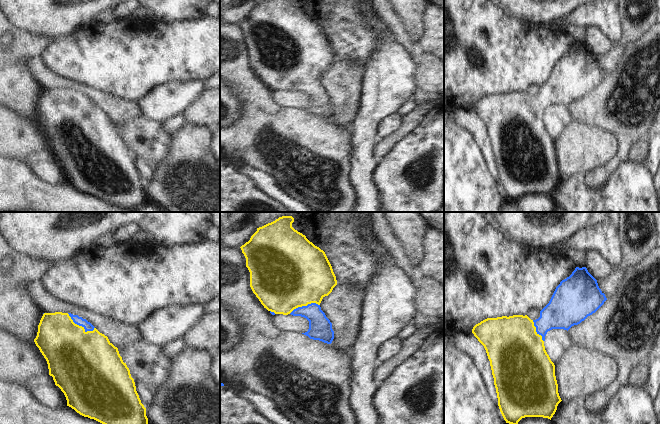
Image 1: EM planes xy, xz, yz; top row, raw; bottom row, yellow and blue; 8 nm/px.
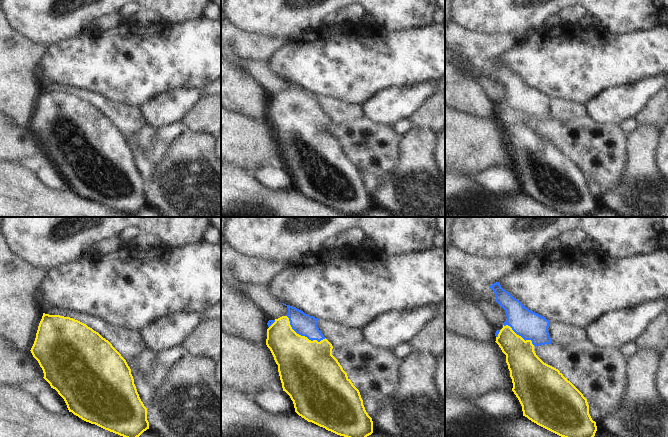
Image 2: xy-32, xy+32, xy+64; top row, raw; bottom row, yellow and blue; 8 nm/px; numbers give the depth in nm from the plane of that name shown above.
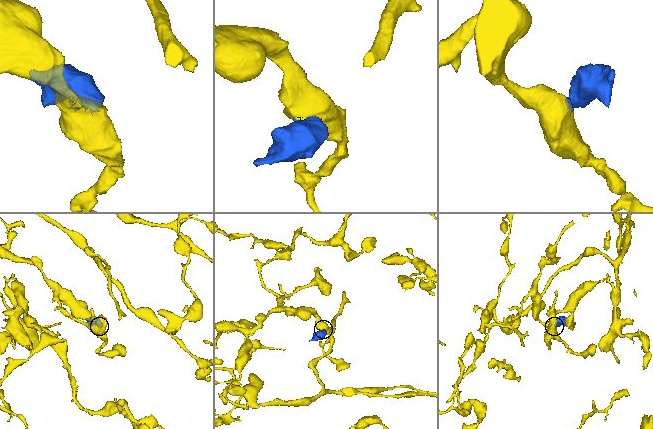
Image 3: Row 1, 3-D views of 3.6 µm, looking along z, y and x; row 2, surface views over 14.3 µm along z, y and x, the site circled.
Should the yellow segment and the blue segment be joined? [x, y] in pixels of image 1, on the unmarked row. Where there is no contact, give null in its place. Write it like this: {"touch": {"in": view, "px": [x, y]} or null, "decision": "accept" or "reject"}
{"touch": {"in": "xy", "px": [80, 102]}, "decision": "accept"}

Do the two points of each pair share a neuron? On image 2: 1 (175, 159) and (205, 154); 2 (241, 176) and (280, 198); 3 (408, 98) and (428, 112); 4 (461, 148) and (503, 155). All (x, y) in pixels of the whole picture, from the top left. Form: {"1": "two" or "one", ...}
{"1": "one", "2": "one", "3": "two", "4": "one"}

